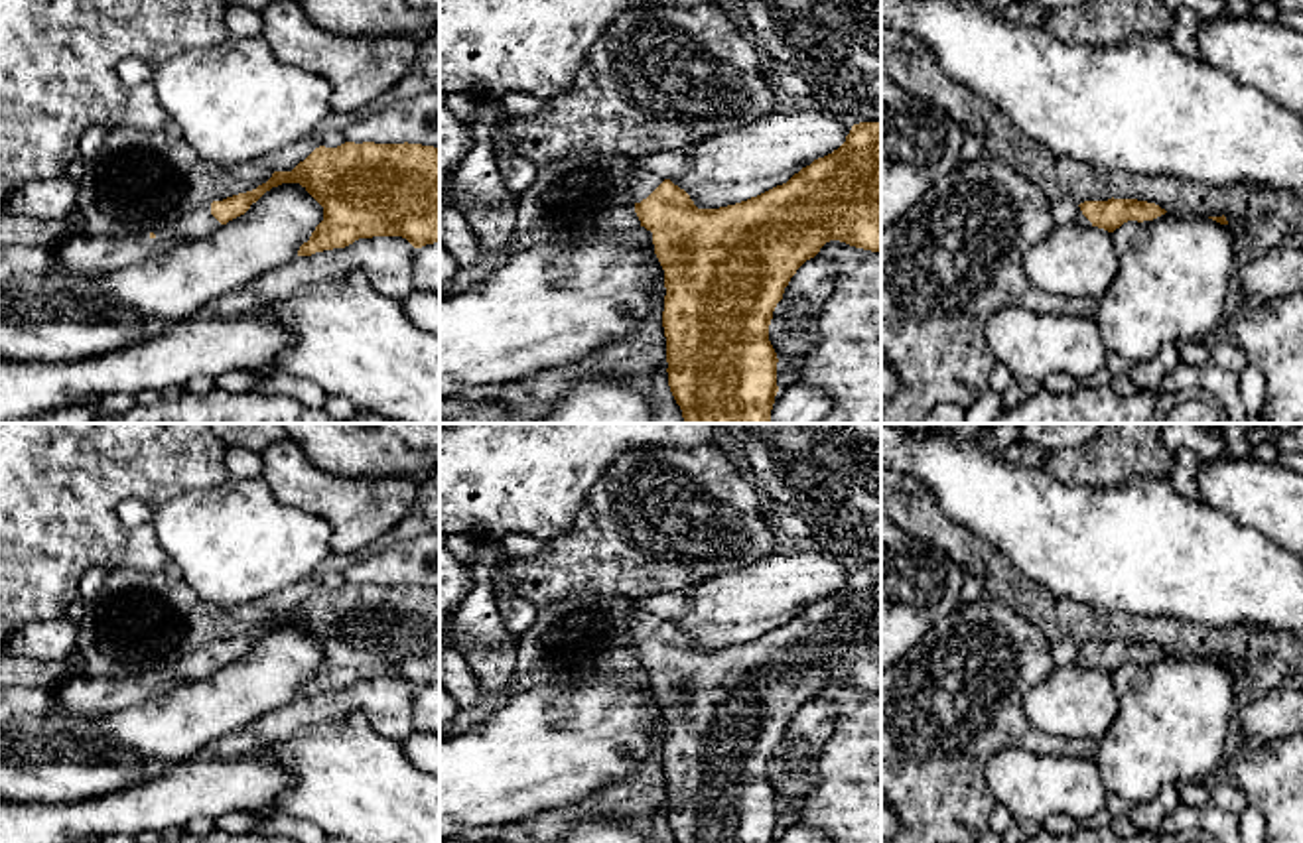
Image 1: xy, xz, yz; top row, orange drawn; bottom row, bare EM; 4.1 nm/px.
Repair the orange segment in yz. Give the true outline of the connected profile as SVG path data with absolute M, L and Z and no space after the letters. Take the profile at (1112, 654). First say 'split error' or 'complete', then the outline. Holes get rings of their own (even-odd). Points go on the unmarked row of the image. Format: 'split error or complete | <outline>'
split error | M1108 640L1108 642L1084 642L1078 646L1076 664L1080 668L1098 668L1114 674L1128 662L1153 662L1167 652L1155 644L1137 640Z

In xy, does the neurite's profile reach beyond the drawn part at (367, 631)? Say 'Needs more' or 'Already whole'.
Needs more

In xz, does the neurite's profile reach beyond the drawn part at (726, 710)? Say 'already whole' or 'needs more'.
needs more

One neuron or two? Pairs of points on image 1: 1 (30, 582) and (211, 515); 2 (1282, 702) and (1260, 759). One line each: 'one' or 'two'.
1: two
2: two

